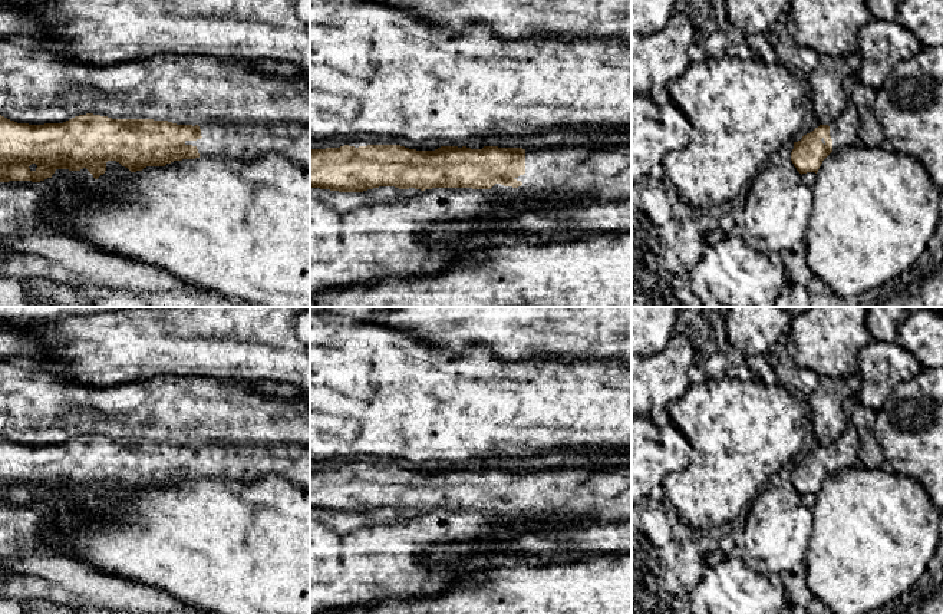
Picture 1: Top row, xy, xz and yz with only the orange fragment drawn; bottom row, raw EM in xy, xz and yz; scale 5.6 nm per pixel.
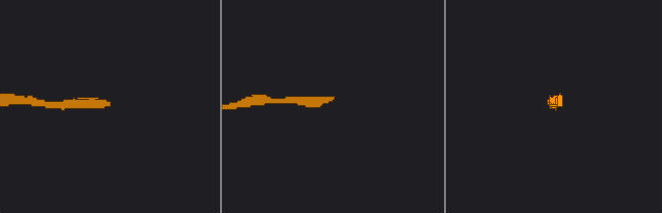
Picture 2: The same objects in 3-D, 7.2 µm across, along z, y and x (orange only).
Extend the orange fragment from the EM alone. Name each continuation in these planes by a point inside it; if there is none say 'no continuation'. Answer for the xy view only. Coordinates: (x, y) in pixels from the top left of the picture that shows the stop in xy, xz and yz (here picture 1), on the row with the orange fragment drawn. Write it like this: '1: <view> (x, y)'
1: xy (244, 141)

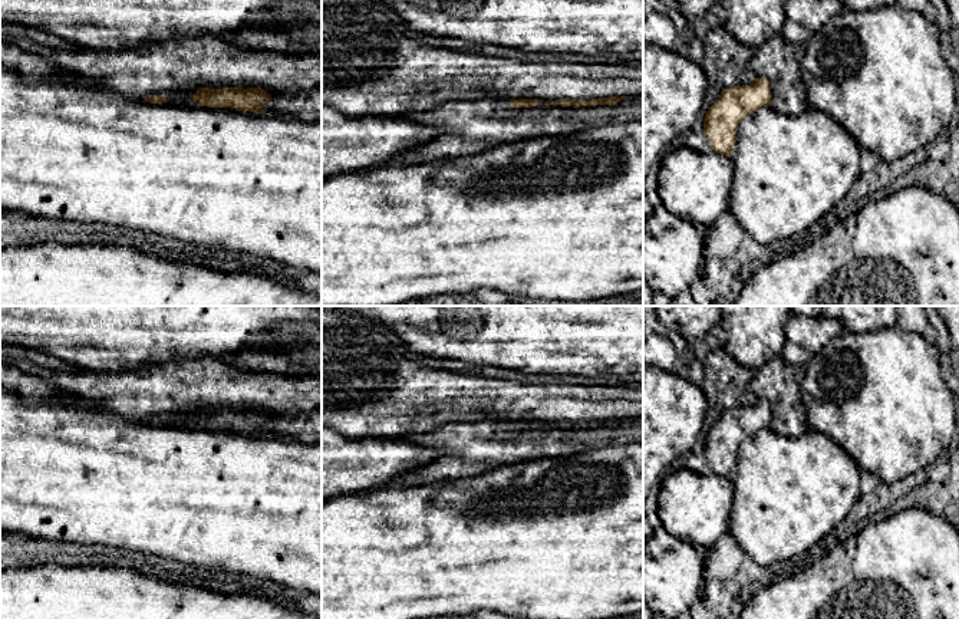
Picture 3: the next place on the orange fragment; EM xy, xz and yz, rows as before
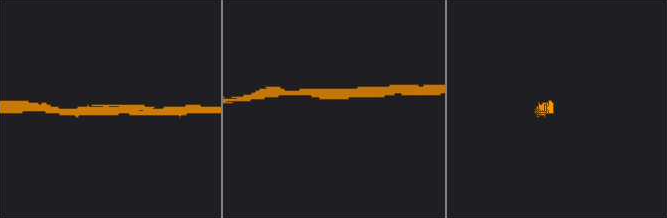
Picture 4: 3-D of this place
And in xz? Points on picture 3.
no continuation

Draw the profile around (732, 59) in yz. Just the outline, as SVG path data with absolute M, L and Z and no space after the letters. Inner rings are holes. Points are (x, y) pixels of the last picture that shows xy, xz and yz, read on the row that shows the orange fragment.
M725 26L712 29L703 39L703 47L724 89L757 82L758 76L751 68L757 49L738 42Z

